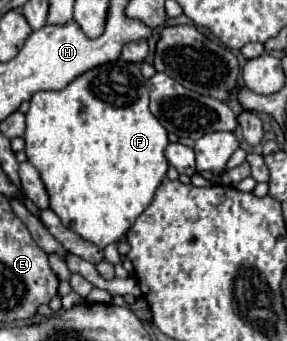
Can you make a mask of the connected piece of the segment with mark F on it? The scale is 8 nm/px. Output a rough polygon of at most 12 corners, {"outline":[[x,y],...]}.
{"outline":[[139,64],[37,92],[25,154],[49,208],[119,242],[169,168]]}

